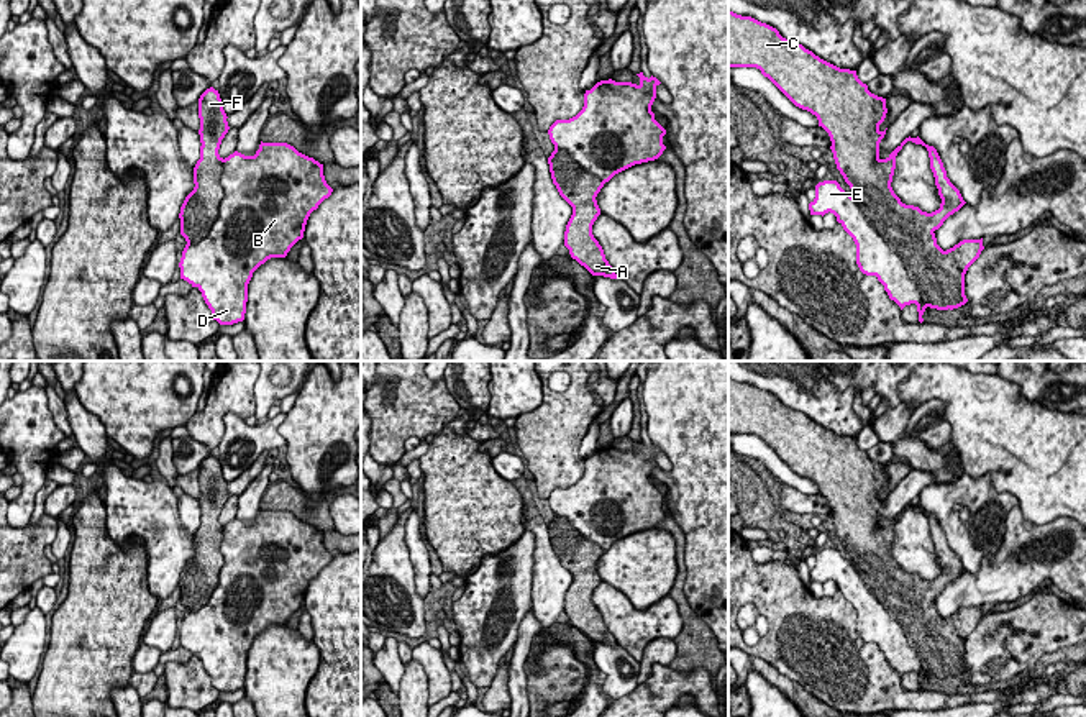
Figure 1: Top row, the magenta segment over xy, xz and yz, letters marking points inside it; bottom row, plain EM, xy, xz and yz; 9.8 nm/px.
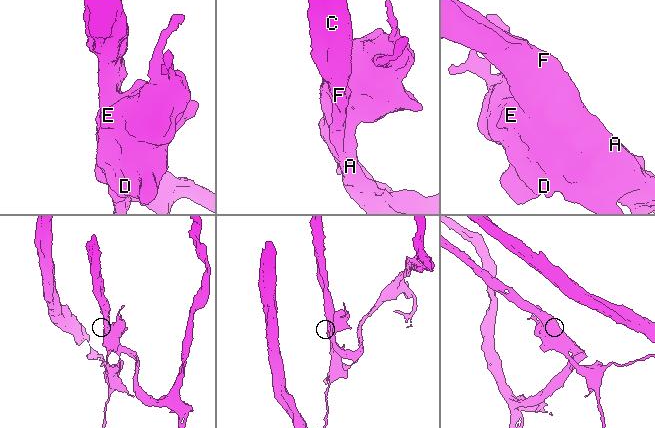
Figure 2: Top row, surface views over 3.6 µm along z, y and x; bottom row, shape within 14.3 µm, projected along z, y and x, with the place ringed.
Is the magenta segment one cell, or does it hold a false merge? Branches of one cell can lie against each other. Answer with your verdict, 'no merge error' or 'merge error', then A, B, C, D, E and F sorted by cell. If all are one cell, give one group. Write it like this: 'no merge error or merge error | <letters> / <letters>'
merge error | A C F / B D E

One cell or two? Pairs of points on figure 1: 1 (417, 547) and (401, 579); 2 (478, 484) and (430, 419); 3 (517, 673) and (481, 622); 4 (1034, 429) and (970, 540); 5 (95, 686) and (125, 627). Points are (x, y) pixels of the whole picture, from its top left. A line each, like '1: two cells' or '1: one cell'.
1: two cells
2: two cells
3: two cells
4: two cells
5: one cell

